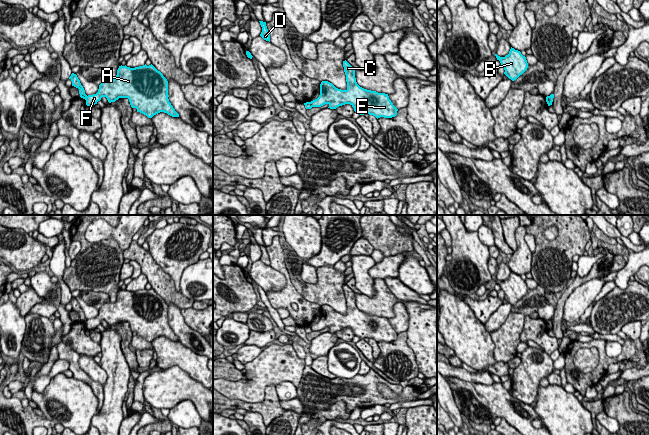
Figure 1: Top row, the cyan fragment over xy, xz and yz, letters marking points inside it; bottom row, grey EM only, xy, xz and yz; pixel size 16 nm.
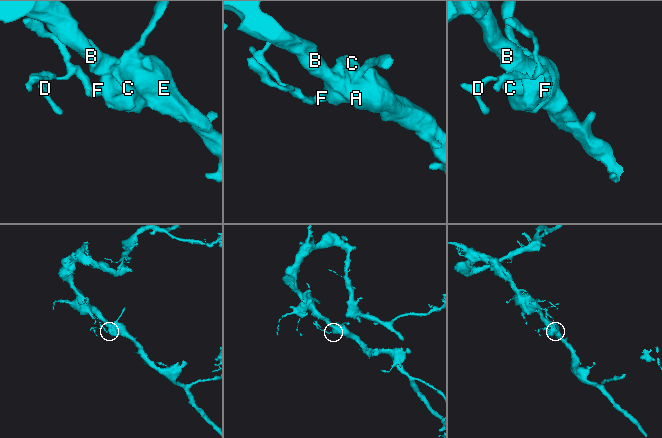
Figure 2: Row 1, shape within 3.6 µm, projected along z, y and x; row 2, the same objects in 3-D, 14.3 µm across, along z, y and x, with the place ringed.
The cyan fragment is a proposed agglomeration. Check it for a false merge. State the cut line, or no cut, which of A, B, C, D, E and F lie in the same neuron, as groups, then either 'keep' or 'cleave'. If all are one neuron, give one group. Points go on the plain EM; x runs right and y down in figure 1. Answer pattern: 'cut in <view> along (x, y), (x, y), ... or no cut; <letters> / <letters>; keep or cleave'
cut in xy along (87, 320), (85, 323); A B C E F / D; cleave

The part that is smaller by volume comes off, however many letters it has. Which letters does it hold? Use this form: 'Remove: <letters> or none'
Remove: D

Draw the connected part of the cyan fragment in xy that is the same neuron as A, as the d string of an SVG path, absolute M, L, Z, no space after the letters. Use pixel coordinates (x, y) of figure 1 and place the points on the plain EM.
M152 288L135 292L119 290L114 303L103 304L98 316L86 321L86 329L95 329L102 321L109 327L128 322L131 331L148 342L160 336L179 341L168 323L167 303Z

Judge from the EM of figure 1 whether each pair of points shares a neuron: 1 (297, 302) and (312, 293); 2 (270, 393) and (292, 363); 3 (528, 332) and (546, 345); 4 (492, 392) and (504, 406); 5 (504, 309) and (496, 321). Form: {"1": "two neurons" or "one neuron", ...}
{"1": "two neurons", "2": "two neurons", "3": "one neuron", "4": "one neuron", "5": "one neuron"}

